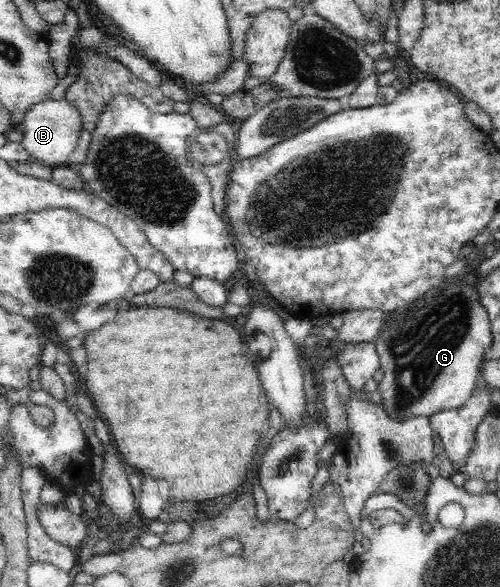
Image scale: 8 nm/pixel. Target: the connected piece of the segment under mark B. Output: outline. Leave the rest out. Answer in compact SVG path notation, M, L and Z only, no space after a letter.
M65 97L57 100L45 98L32 105L24 117L23 138L19 144L32 160L49 167L70 166L69 156L77 147L83 123L82 115Z

